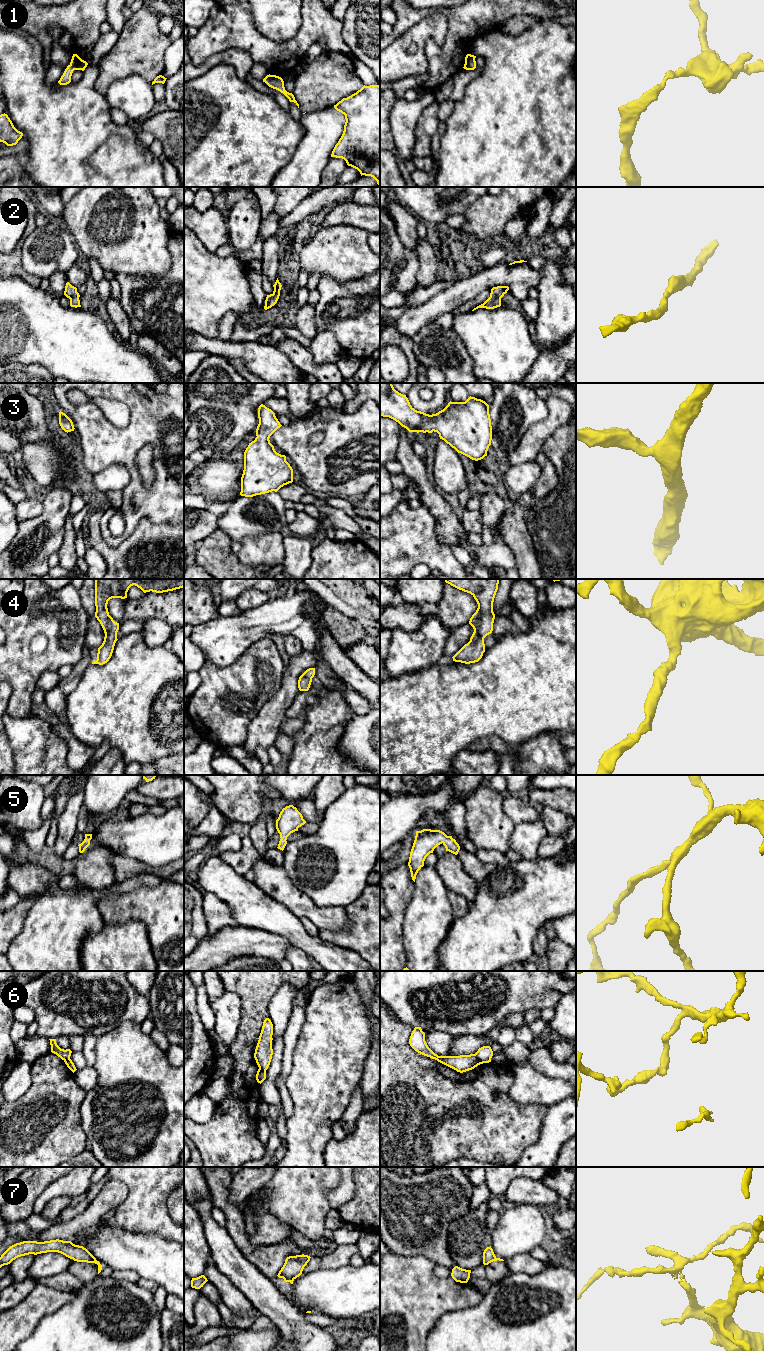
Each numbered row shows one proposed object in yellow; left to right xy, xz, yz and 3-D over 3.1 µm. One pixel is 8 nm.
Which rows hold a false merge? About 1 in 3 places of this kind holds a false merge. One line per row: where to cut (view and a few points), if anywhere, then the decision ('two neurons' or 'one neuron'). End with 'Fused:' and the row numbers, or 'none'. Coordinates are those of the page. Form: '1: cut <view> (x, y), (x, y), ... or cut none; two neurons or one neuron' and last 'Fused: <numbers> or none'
1: cut none; one neuron
2: cut none; one neuron
3: cut none; one neuron
4: cut none; one neuron
5: cut none; one neuron
6: cut yz (474, 1054), (481, 1063); two neurons
7: cut xz (284, 1278), (293, 1279); two neurons
Fused: 6, 7

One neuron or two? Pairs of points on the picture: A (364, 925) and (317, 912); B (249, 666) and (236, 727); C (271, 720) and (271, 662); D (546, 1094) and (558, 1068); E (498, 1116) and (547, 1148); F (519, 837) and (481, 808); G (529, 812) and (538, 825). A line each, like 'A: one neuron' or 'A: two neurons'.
A: two neurons
B: one neuron
C: two neurons
D: two neurons
E: two neurons
F: two neurons
G: two neurons

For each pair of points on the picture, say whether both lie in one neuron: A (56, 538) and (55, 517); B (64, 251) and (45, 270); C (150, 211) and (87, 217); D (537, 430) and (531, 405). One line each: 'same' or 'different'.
A: same
B: same
C: same
D: different

